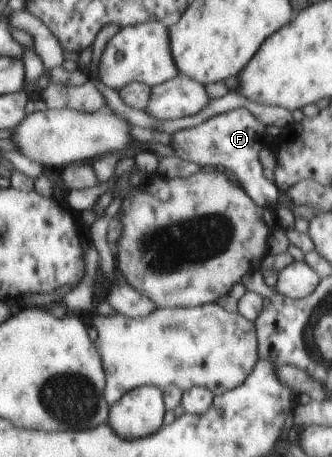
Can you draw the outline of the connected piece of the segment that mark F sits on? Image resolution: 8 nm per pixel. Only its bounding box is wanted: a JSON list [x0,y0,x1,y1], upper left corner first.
[170,108,280,208]

